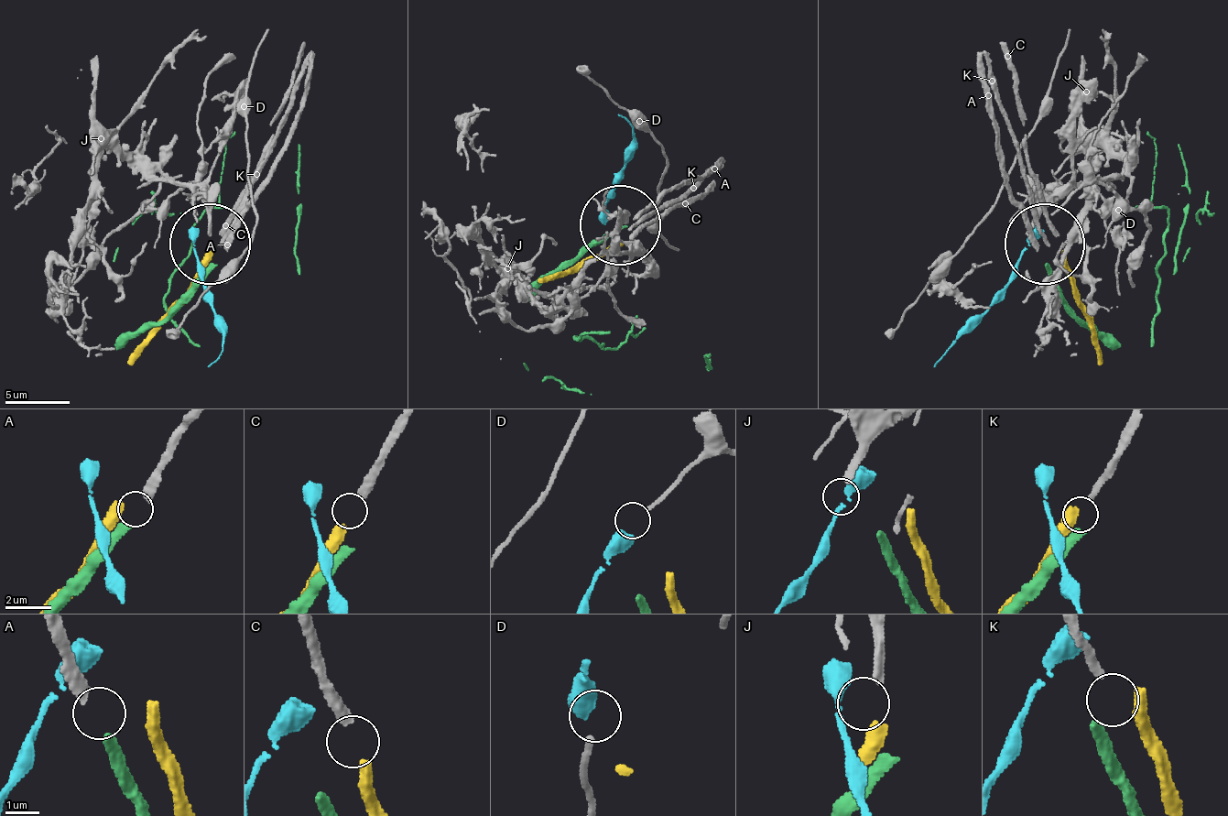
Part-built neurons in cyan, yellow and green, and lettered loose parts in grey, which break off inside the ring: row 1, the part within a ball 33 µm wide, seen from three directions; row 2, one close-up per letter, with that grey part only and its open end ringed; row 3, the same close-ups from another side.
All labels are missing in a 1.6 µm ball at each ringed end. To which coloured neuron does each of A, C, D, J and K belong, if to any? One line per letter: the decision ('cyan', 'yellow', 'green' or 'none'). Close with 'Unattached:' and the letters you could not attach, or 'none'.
A: green
C: yellow
D: cyan
J: none
K: none
Unattached: J, K

